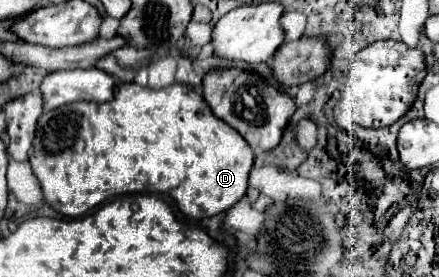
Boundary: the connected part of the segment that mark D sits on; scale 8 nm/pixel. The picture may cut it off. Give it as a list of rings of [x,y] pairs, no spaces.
[[[118,84],[110,102],[72,102],[38,118],[30,164],[48,204],[70,218],[84,216],[118,194],[170,192],[178,208],[192,220],[226,212],[246,192],[254,152],[224,120],[218,120],[204,98],[188,84],[150,90],[138,84]]]

